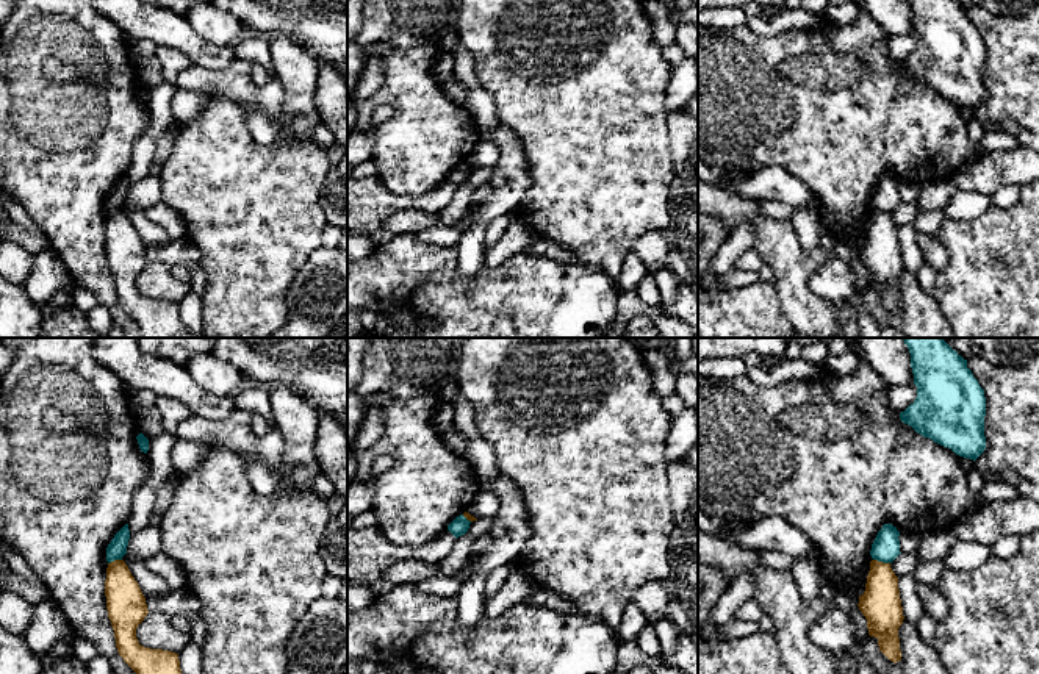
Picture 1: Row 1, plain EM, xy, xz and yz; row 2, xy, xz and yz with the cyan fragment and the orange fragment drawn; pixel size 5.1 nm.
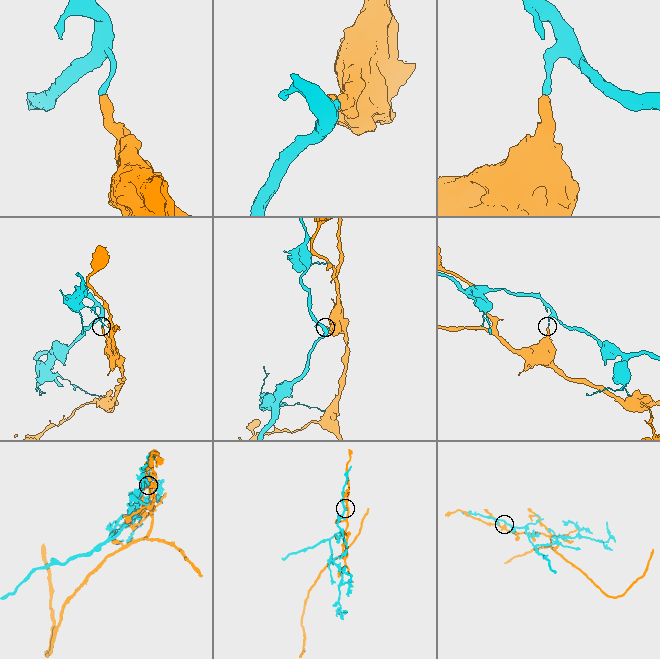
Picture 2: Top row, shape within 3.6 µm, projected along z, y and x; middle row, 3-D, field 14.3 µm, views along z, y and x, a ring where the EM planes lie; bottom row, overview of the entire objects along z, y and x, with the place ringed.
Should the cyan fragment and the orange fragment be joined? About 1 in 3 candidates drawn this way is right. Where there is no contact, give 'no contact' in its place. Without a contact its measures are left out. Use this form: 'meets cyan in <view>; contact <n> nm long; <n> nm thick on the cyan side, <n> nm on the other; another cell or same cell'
meets cyan in yz; contact 90 nm long; 140 nm thick on the cyan side, 200 nm on the other; another cell

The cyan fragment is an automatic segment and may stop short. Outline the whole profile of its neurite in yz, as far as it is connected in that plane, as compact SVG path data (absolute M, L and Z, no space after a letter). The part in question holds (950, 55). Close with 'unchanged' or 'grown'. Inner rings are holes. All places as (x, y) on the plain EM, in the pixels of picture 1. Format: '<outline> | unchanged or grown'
M909 0L915 50L900 63L901 72L934 92L951 99L956 105L976 109L986 99L984 39L956 0Z | unchanged

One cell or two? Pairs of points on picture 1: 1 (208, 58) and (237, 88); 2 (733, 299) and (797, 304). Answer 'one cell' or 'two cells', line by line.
1: two cells
2: two cells

